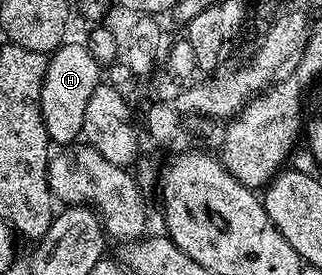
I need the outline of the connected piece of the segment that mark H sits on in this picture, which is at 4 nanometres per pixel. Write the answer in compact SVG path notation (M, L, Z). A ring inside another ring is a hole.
M66 43L48 54L47 71L43 75L41 92L41 114L47 127L50 142L57 147L68 147L81 137L83 115L87 115L87 103L95 95L95 87L102 84L102 66L91 55L88 44Z

